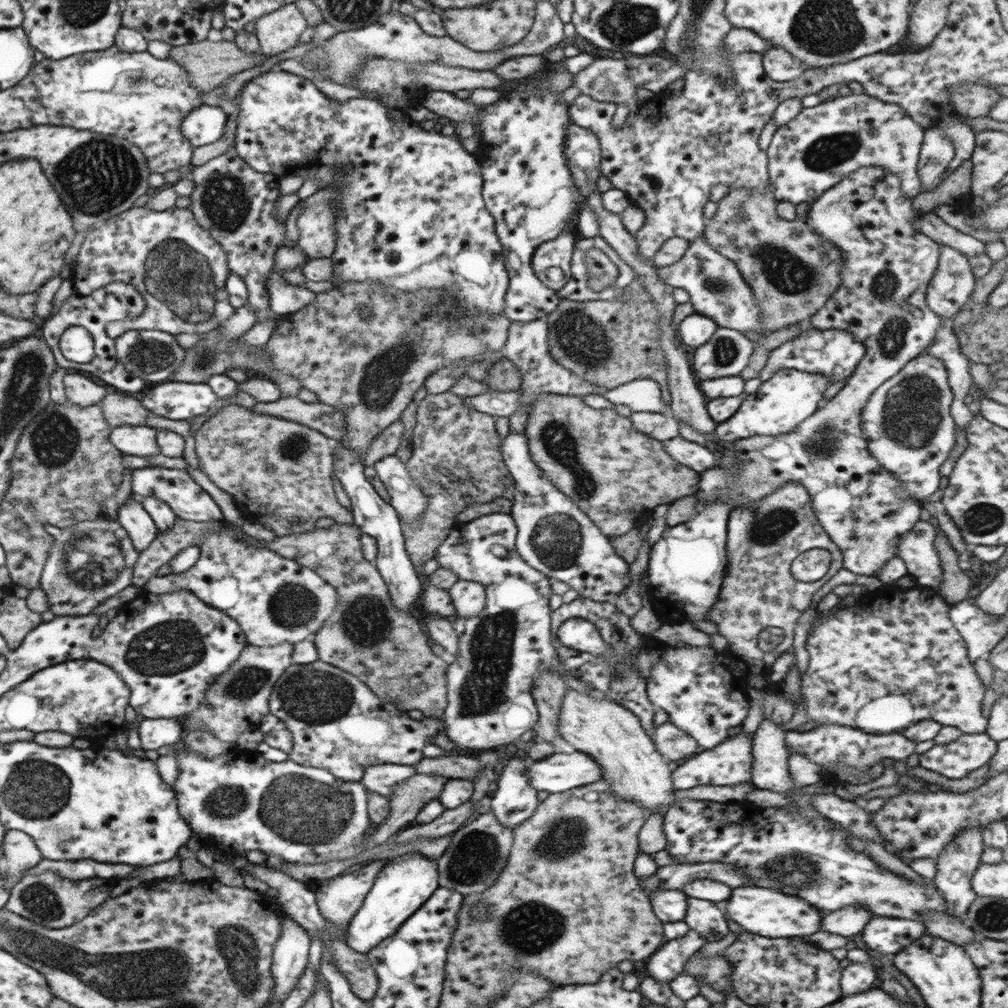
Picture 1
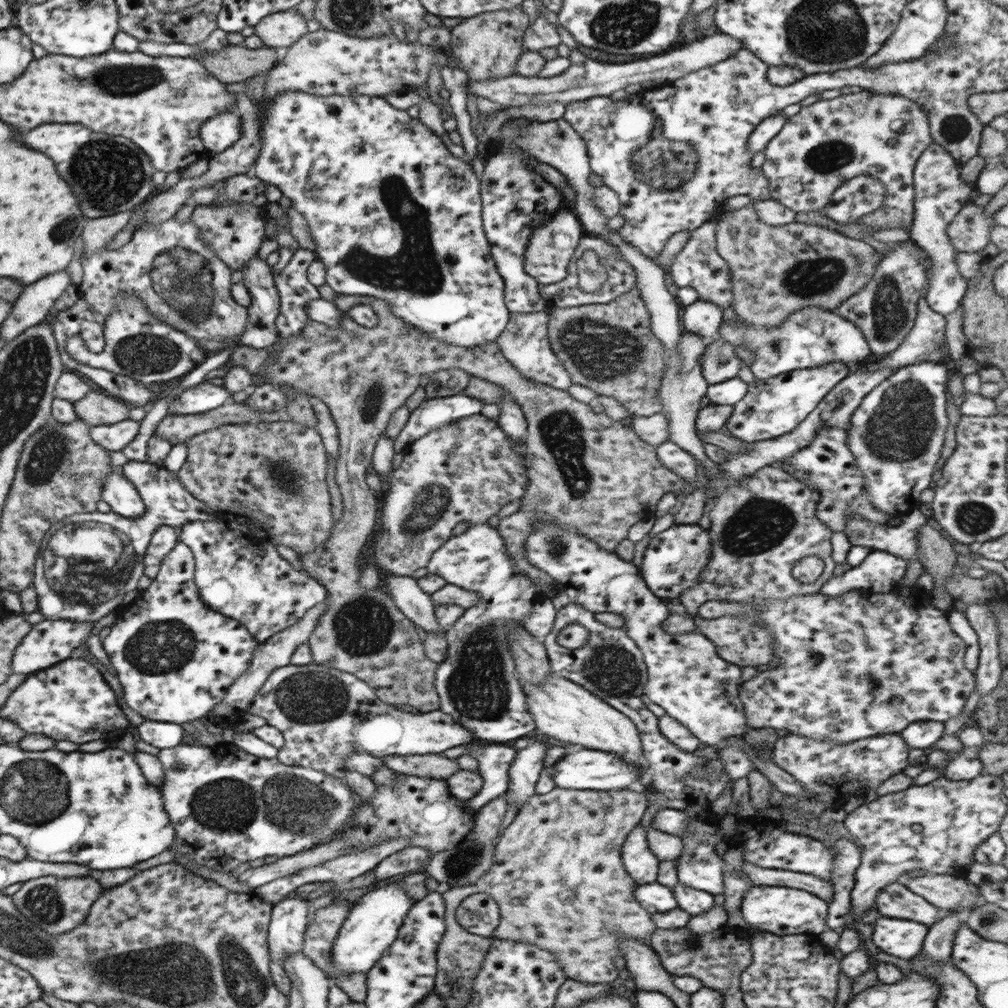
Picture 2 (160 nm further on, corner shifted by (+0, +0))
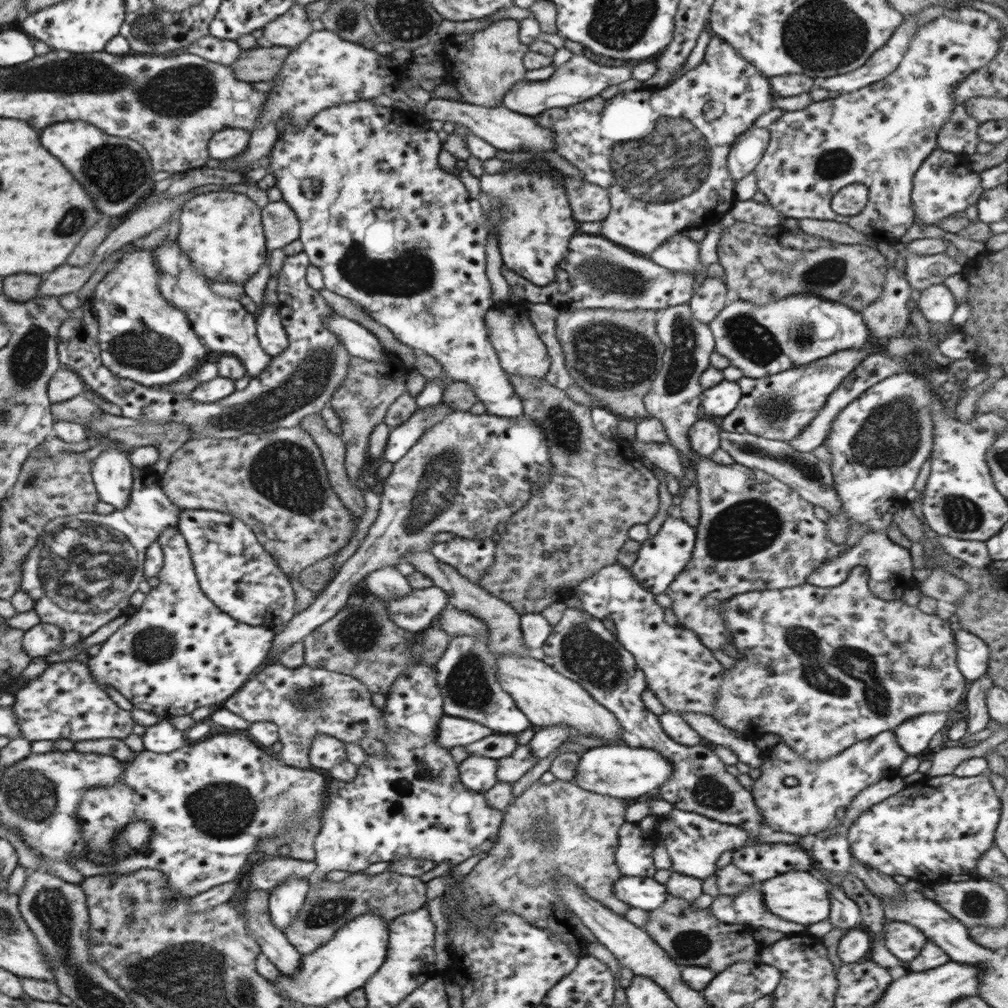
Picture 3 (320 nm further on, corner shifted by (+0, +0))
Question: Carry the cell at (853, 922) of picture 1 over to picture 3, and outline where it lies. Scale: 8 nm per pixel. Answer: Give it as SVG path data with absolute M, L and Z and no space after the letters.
M954 774L926 776L862 811L849 826L846 835L851 846L851 854L859 860L858 864L878 870L880 874L907 876L921 882L923 886L943 882L964 882L980 877L976 863L995 844L995 830L1000 815L1000 797L986 775L964 778Z

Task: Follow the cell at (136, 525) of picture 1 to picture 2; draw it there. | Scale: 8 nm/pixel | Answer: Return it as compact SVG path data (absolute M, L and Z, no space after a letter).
M112 471L105 478L101 499L111 506L111 514L137 519L145 511L145 504L135 484L122 471Z

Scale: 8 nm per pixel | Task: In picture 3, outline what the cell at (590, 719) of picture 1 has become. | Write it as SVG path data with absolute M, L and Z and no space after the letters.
M498 656L495 677L500 686L515 700L516 706L525 714L534 729L568 726L576 735L602 736L609 741L618 740L624 733L615 714L596 702L581 684L566 678L540 660Z

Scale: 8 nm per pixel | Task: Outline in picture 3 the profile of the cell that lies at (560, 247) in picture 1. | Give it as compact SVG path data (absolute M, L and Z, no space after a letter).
M504 170L499 174L486 174L480 176L480 189L492 202L503 200L503 221L499 226L500 244L499 252L503 264L516 274L523 276L536 286L544 286L552 279L555 279L556 265L564 259L568 252L570 240L578 234L578 222L573 218L570 199L567 191L562 186L562 180L552 174L538 174L526 172Z

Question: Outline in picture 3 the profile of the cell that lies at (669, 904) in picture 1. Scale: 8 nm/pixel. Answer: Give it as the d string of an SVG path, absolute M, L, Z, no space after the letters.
M626 875L615 882L613 893L632 908L647 911L661 907L668 894L665 884L660 884L654 878Z

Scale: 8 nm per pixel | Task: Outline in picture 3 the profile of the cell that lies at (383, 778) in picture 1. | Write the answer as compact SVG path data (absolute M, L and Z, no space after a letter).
M326 734L316 735L311 740L308 758L315 770L325 773L336 764L348 761L344 742Z

